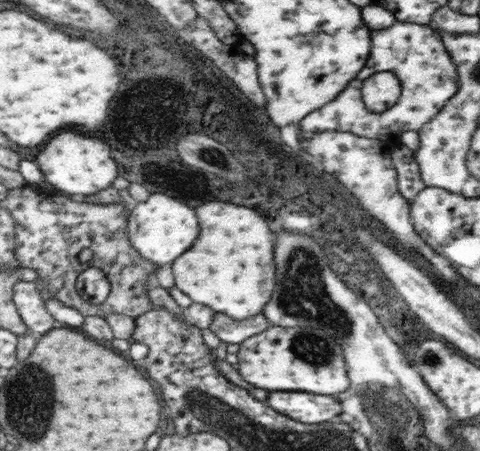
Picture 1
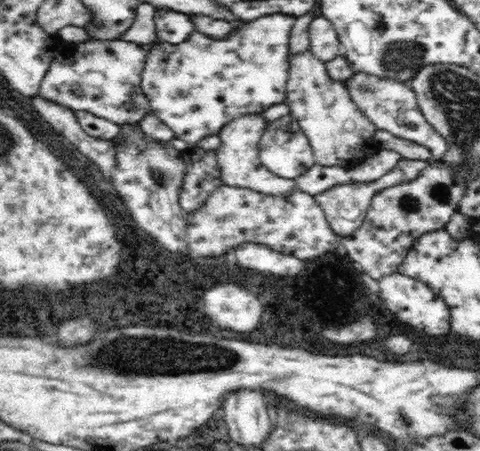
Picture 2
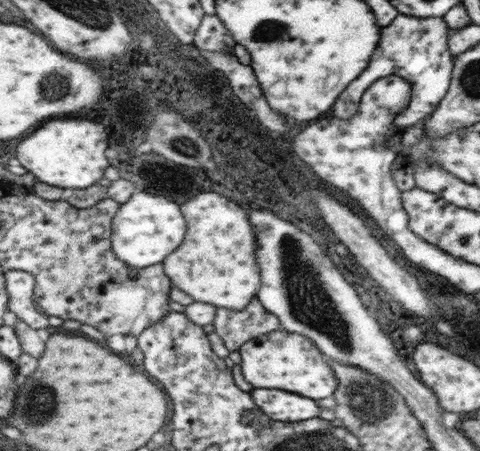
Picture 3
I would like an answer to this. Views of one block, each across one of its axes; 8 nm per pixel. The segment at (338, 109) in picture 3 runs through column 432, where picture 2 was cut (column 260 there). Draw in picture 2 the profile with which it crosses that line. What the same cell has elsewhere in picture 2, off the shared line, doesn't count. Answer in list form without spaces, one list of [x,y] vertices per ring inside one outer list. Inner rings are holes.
[[[272,14],[272,16],[262,16],[260,20],[252,20],[248,24],[242,24],[240,28],[236,28],[232,34],[224,36],[224,38],[212,38],[206,36],[202,32],[192,32],[192,36],[188,36],[188,40],[184,40],[182,44],[166,44],[166,42],[158,42],[146,56],[146,66],[142,70],[142,92],[150,102],[150,108],[154,112],[154,116],[158,120],[162,120],[162,124],[166,124],[168,128],[172,128],[172,132],[176,134],[176,138],[182,138],[184,142],[188,142],[190,146],[196,146],[202,138],[218,134],[226,124],[232,124],[232,120],[240,120],[240,116],[260,116],[260,112],[266,112],[270,106],[276,104],[284,104],[288,98],[288,78],[290,78],[290,44],[288,38],[292,36],[290,30],[296,22],[296,16],[284,16],[284,14]]]

